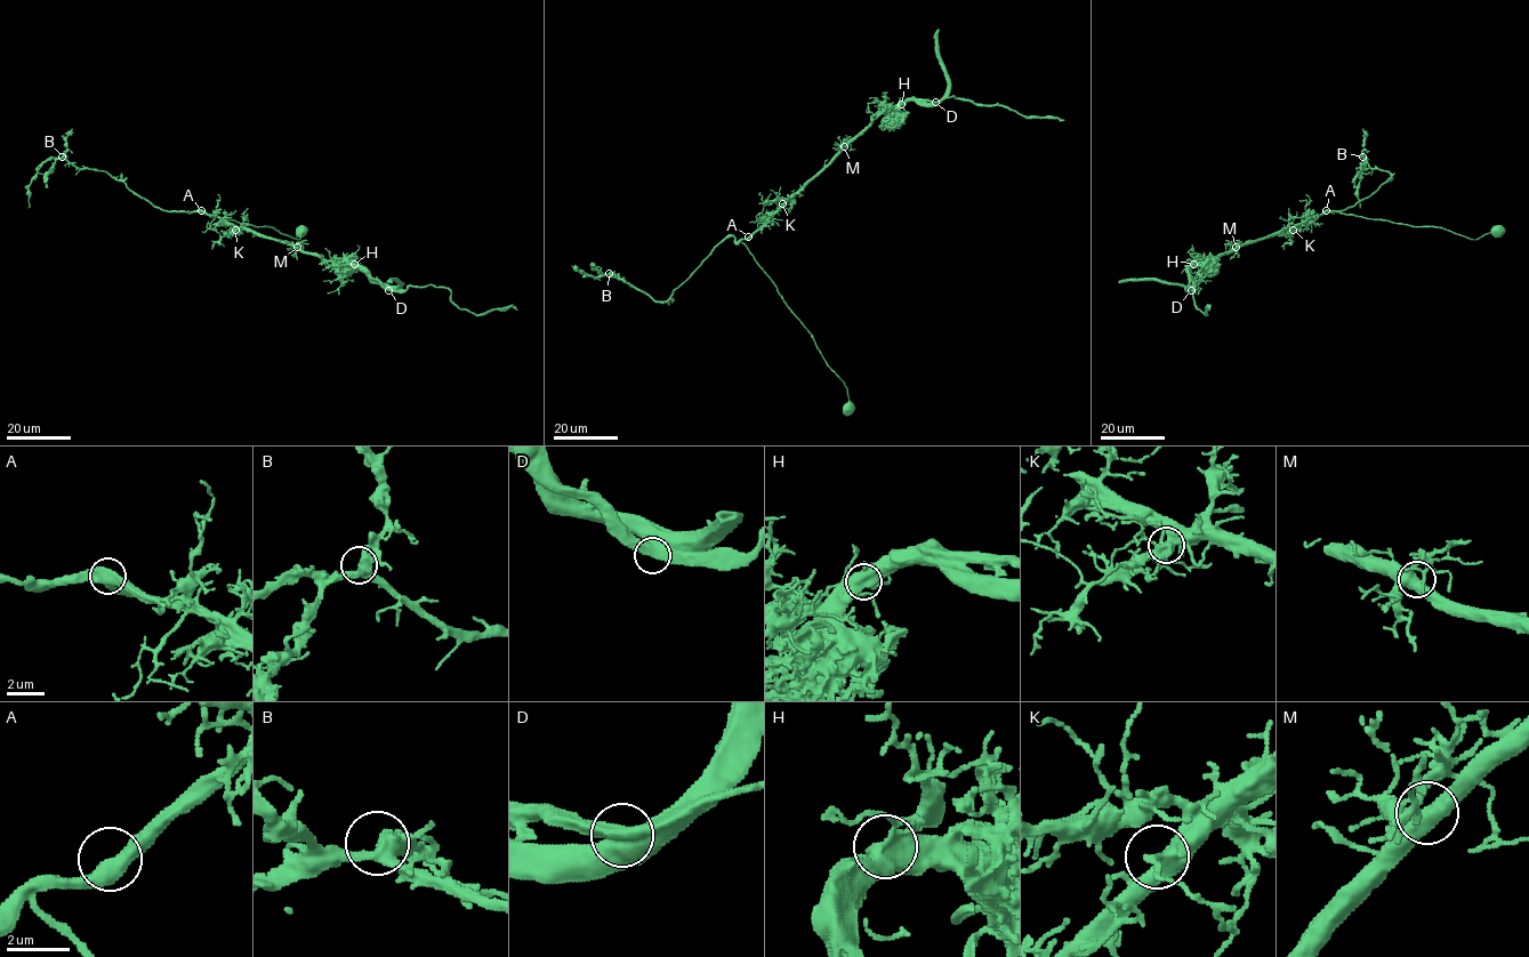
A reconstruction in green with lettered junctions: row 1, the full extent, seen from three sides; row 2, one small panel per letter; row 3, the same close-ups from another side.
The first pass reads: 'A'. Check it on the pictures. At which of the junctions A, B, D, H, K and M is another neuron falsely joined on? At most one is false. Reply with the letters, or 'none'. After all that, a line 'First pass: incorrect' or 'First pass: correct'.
H
First pass: incorrect

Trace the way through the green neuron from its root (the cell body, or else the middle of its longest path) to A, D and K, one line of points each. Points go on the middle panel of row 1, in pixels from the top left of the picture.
A: (847, 407), (844, 382), (827, 363), (811, 334), (741, 241), (748, 236)
D: (847, 407), (844, 382), (741, 240), (748, 239), (813, 179), (882, 110), (909, 101), (935, 102)
K: (847, 407), (844, 382), (827, 363), (811, 334), (741, 241), (748, 239), (782, 203)

